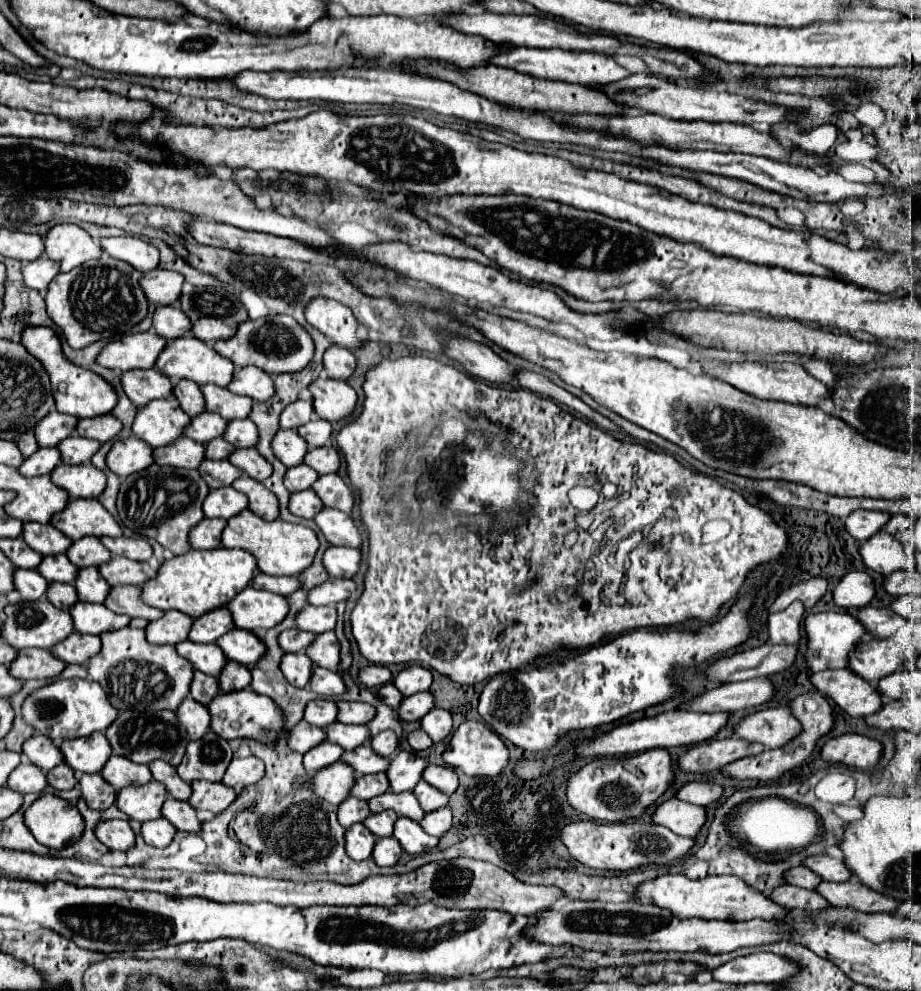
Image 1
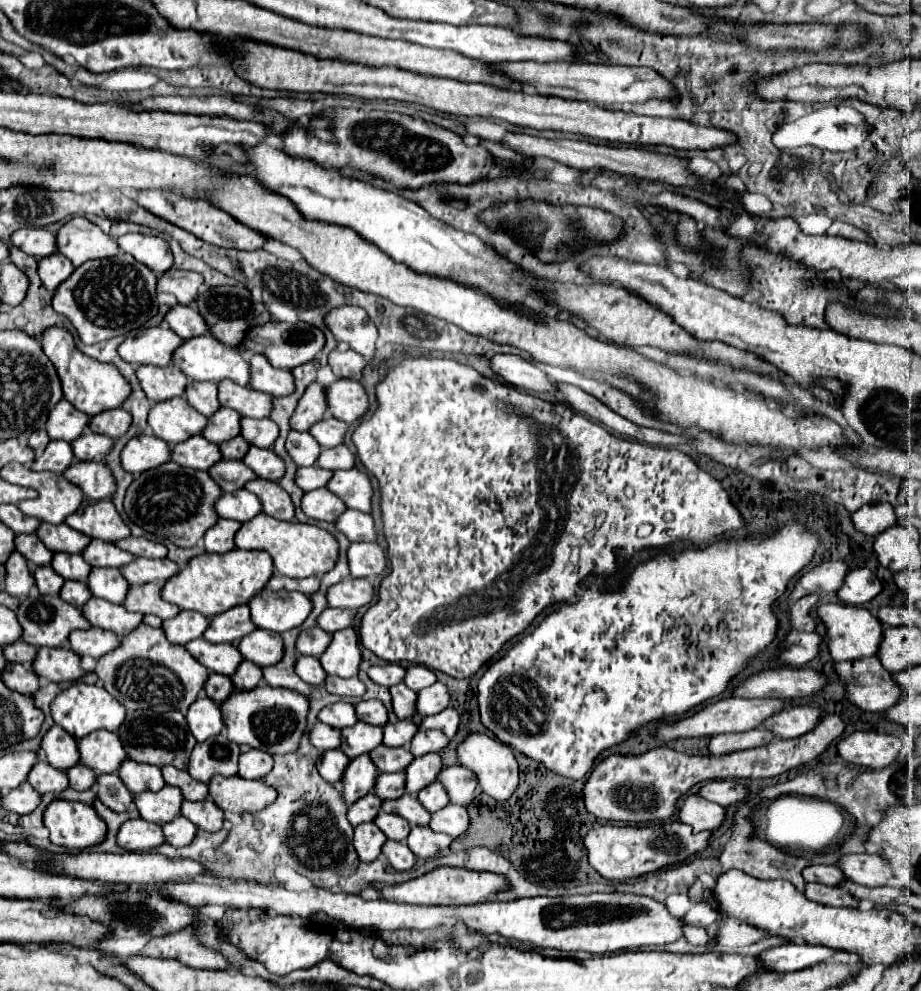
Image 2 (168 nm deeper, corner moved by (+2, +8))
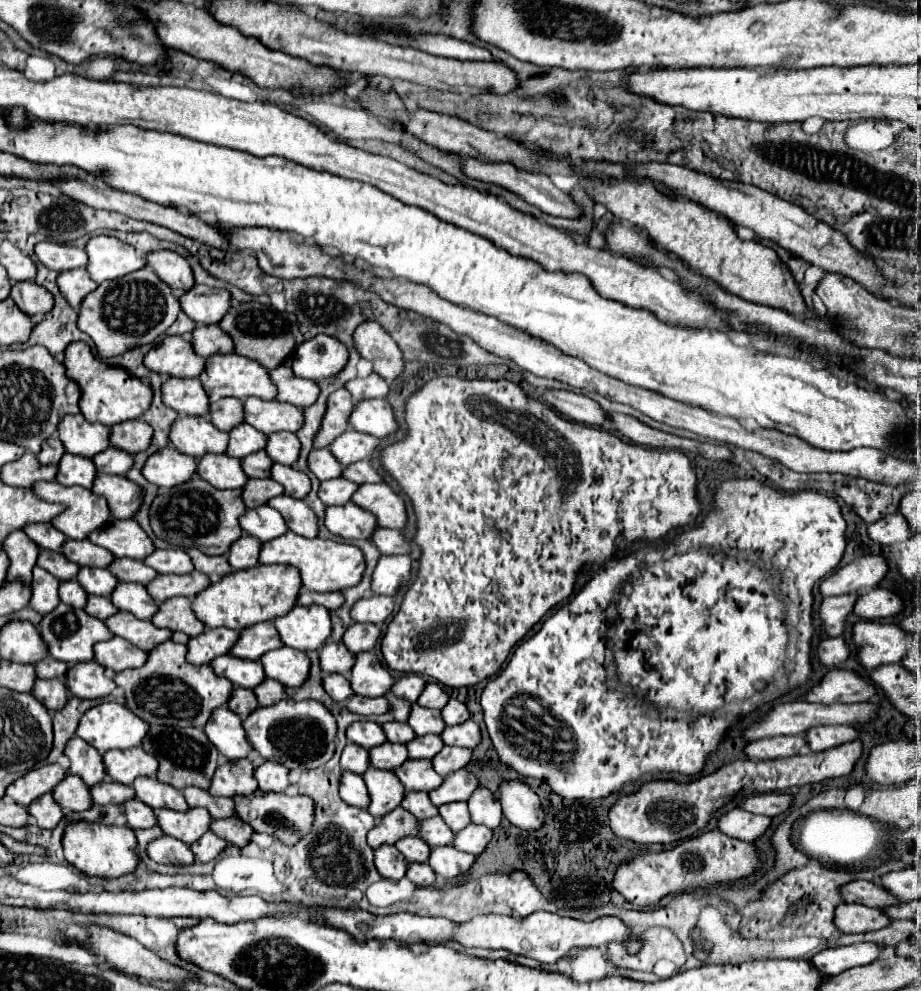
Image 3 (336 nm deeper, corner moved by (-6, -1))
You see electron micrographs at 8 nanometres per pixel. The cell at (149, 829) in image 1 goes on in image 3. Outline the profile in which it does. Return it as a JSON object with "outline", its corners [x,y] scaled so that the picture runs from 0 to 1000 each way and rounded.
{"outline":[[[224,840],[224,842],[221,842],[213,852],[208,852],[206,856],[208,856],[208,860],[213,862],[213,866],[215,866],[217,870],[230,870],[230,868],[235,868],[235,864],[237,864],[245,854],[248,854],[245,848],[237,846],[232,840]]]}

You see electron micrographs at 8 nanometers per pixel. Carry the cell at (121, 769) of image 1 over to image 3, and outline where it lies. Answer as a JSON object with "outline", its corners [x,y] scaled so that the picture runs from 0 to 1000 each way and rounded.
{"outline":[[[154,783],[154,785],[148,785],[143,793],[148,797],[148,805],[167,817],[176,817],[176,815],[185,815],[191,819],[204,817],[200,801],[195,797],[169,787],[169,785]]]}

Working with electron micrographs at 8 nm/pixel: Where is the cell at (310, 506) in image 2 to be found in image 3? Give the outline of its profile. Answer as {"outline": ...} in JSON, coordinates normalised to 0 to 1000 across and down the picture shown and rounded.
{"outline":[[[378,507],[374,511],[354,513],[354,533],[376,545],[402,545],[404,537],[410,533],[410,525],[404,517]]]}

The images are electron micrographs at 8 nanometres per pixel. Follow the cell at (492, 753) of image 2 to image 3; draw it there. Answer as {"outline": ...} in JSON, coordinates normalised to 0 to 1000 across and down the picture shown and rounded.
{"outline":[[[545,789],[543,791],[543,809],[547,825],[558,834],[582,840],[591,834],[591,815],[586,805],[569,789]]]}

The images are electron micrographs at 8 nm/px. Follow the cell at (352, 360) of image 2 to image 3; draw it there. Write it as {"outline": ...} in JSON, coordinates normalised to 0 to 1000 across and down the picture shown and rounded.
{"outline":[[[402,377],[400,381],[384,381],[376,387],[376,394],[384,400],[384,406],[400,402],[419,402],[423,396],[423,387],[410,377]]]}

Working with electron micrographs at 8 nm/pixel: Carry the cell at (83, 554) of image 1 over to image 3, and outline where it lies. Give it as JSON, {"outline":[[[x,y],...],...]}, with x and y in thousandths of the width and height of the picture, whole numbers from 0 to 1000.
{"outline":[[[126,563],[117,575],[130,585],[130,587],[150,587],[150,589],[163,589],[172,577],[163,571],[159,571],[154,565],[143,565],[143,563]]]}

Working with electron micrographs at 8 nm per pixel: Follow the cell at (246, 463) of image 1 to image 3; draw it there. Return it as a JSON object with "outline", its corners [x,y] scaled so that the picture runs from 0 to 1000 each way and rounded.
{"outline":[[[308,468],[295,470],[295,484],[304,486],[308,490],[308,498],[324,503],[324,505],[330,505],[339,490],[337,482],[330,476],[321,474],[319,470],[308,470]]]}

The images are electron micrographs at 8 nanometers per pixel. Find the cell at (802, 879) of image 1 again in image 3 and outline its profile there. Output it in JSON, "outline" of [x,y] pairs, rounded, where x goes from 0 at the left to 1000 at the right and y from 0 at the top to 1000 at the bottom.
{"outline":[[[927,888],[923,892],[919,892],[914,896],[914,904],[916,910],[921,912],[938,912],[938,914],[947,914],[947,916],[966,916],[966,912],[977,912],[969,902],[964,902],[964,898],[960,894],[951,894],[949,890],[940,890],[940,888]]]}

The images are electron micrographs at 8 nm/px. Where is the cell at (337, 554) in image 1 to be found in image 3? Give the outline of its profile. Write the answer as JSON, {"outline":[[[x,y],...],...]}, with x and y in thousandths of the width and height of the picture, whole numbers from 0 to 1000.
{"outline":[[[415,561],[406,581],[404,581],[404,597],[428,601],[439,585],[447,579],[445,561]]]}

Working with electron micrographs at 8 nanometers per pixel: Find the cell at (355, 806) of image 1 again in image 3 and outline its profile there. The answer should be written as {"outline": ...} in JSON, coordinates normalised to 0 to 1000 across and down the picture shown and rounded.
{"outline":[[[430,815],[417,825],[413,825],[408,829],[408,836],[400,840],[400,852],[408,858],[415,852],[430,852],[430,848],[436,848],[441,844],[454,844],[454,838],[456,827],[439,815]]]}

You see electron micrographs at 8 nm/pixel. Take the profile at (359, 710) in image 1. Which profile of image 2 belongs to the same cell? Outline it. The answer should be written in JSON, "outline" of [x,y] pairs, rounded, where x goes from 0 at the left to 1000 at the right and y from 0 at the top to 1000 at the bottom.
{"outline":[[[391,707],[387,711],[387,721],[391,728],[395,730],[404,730],[404,732],[419,732],[421,728],[421,719],[419,713],[415,711],[415,707]]]}

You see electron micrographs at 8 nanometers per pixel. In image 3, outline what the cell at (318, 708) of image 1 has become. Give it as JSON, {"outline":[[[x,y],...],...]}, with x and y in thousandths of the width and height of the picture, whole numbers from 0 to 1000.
{"outline":[[[395,727],[395,729],[384,729],[384,731],[376,737],[376,743],[378,743],[380,749],[384,749],[384,751],[397,755],[397,757],[408,755],[408,753],[413,753],[413,751],[417,751],[417,749],[421,747],[421,745],[417,743],[415,733],[408,731],[408,729],[400,729],[400,727]]]}

